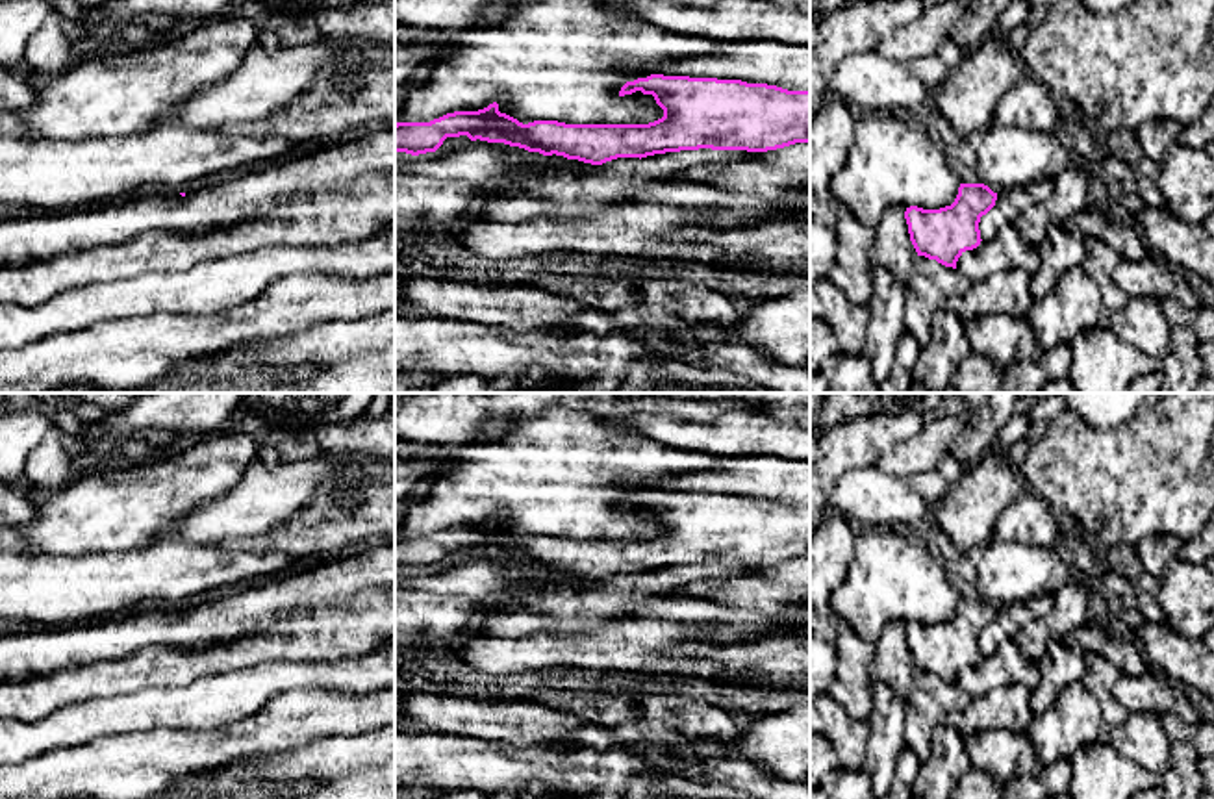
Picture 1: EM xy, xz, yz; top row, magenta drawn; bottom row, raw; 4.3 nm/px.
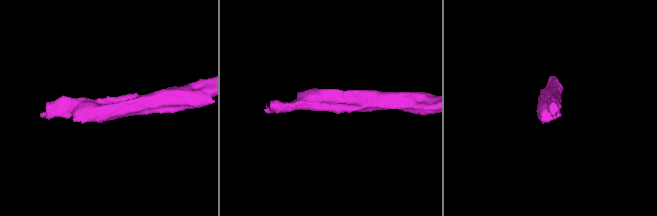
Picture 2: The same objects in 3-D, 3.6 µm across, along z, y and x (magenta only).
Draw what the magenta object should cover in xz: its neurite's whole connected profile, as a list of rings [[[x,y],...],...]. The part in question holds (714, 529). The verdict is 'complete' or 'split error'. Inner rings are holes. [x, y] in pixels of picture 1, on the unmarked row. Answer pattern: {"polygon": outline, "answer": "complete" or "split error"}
{"polygon": [[[651,489],[626,497],[619,512],[652,510],[664,532],[649,539],[528,539],[500,528],[493,517],[478,526],[454,526],[430,538],[397,538],[395,567],[436,567],[447,552],[504,558],[543,571],[591,580],[680,565],[767,567],[810,558],[810,506],[788,506],[741,495]]], "answer": "complete"}

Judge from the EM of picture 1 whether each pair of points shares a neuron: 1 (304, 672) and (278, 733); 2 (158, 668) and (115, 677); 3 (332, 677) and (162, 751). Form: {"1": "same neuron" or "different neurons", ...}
{"1": "different neurons", "2": "same neuron", "3": "different neurons"}

